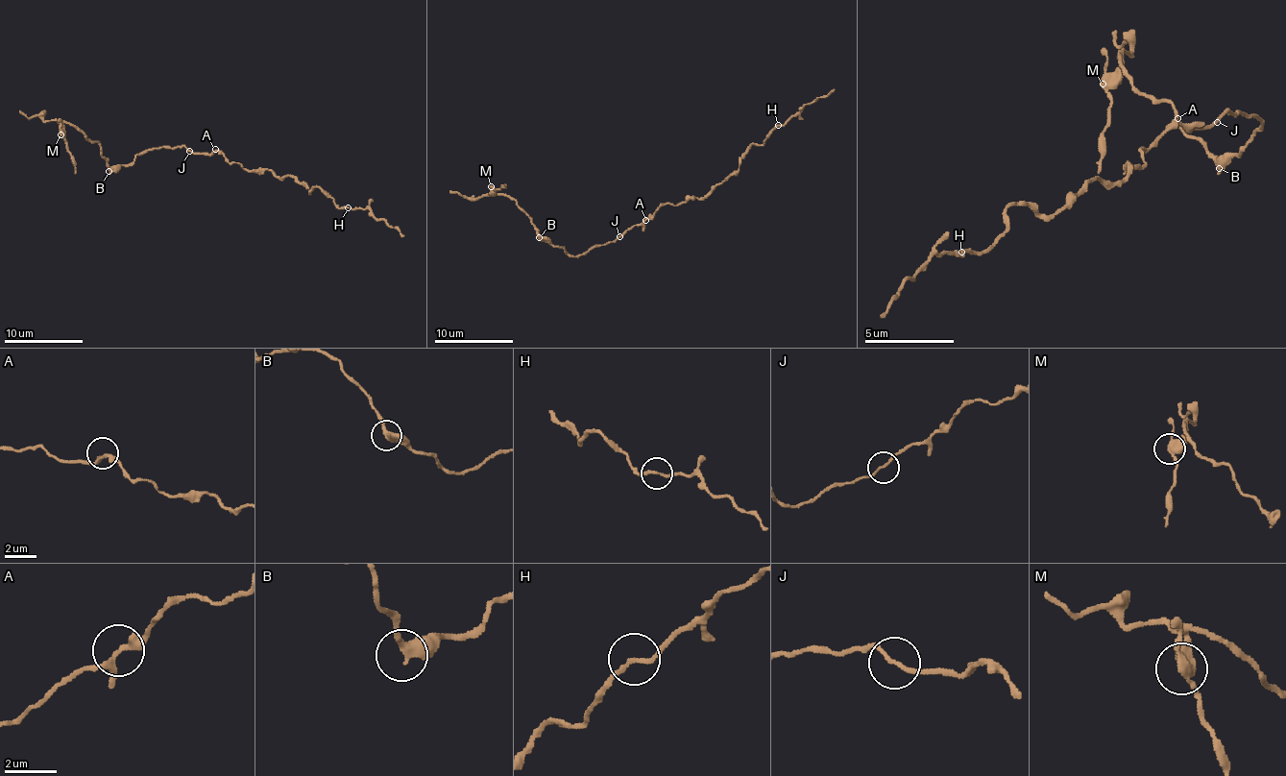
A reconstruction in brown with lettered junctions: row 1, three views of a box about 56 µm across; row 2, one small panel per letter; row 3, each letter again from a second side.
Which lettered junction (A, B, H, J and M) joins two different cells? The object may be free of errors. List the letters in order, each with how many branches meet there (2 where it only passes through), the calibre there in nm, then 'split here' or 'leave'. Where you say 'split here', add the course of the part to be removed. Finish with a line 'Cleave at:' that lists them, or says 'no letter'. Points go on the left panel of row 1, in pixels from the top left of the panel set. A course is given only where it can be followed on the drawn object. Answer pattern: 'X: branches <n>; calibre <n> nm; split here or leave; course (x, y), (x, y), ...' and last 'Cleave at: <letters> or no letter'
A: branches 3; calibre 240 nm; leave
B: branches 2; calibre 400 nm; leave
H: branches 2; calibre 180 nm; leave
J: branches 2; calibre 150 nm; leave
M: branches 3; calibre 320 nm; split here; course (61, 133), (75, 173)
Cleave at: M

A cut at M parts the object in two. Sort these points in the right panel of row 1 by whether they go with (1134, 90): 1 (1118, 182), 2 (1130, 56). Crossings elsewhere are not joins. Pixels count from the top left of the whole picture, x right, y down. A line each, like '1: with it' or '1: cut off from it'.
1: with it
2: with it

